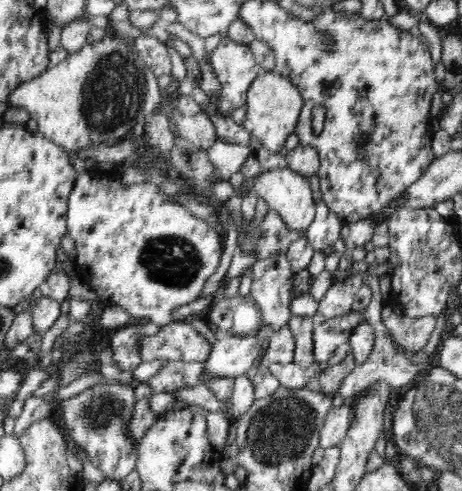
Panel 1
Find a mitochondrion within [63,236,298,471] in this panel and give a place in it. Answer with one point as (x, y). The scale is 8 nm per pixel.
(96, 414)

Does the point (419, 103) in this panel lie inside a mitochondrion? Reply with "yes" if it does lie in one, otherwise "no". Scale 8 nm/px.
no

